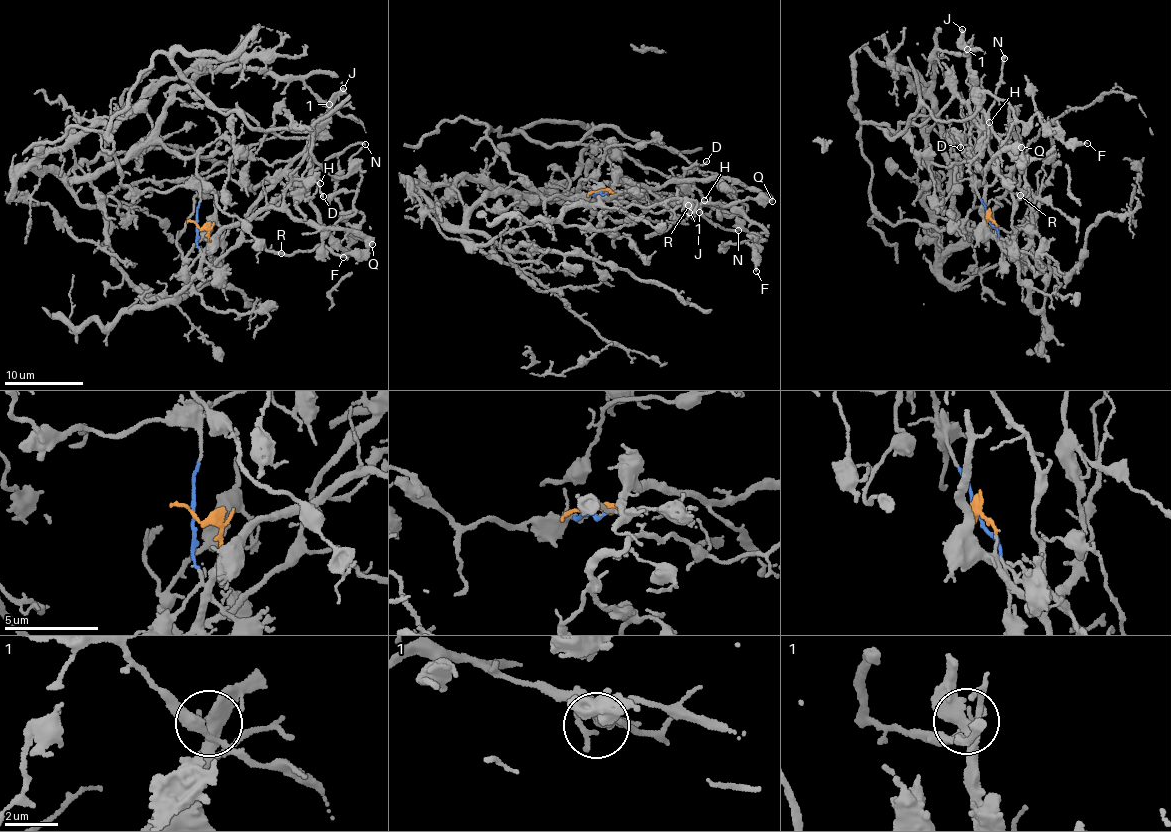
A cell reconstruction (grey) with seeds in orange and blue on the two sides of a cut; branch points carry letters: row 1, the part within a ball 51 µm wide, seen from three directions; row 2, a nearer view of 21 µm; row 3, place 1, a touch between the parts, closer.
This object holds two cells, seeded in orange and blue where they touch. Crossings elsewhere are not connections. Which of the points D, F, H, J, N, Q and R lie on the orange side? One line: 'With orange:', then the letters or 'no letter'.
With orange: D, Q

